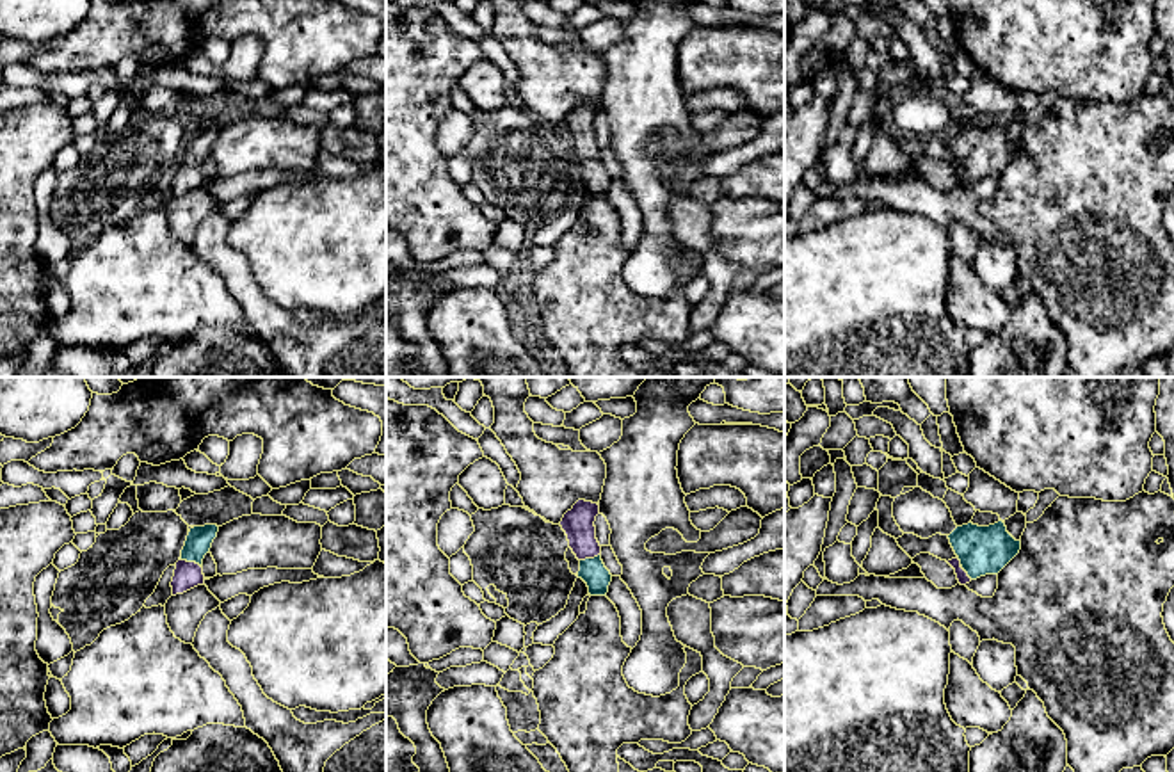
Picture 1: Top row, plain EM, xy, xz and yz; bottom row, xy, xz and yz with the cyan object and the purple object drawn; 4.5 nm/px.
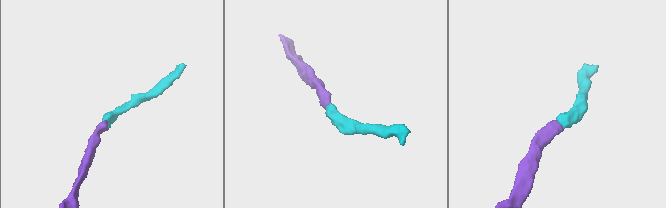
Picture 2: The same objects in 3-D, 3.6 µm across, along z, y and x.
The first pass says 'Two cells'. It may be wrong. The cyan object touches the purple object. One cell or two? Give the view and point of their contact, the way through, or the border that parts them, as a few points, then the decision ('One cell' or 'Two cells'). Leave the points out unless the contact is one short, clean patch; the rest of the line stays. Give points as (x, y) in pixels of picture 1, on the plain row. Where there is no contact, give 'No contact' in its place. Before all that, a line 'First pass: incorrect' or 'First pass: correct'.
First pass: incorrect
Touches cyan at xy (191, 162). Path across: xy (200, 141), (191, 162), (187, 176). One cell

